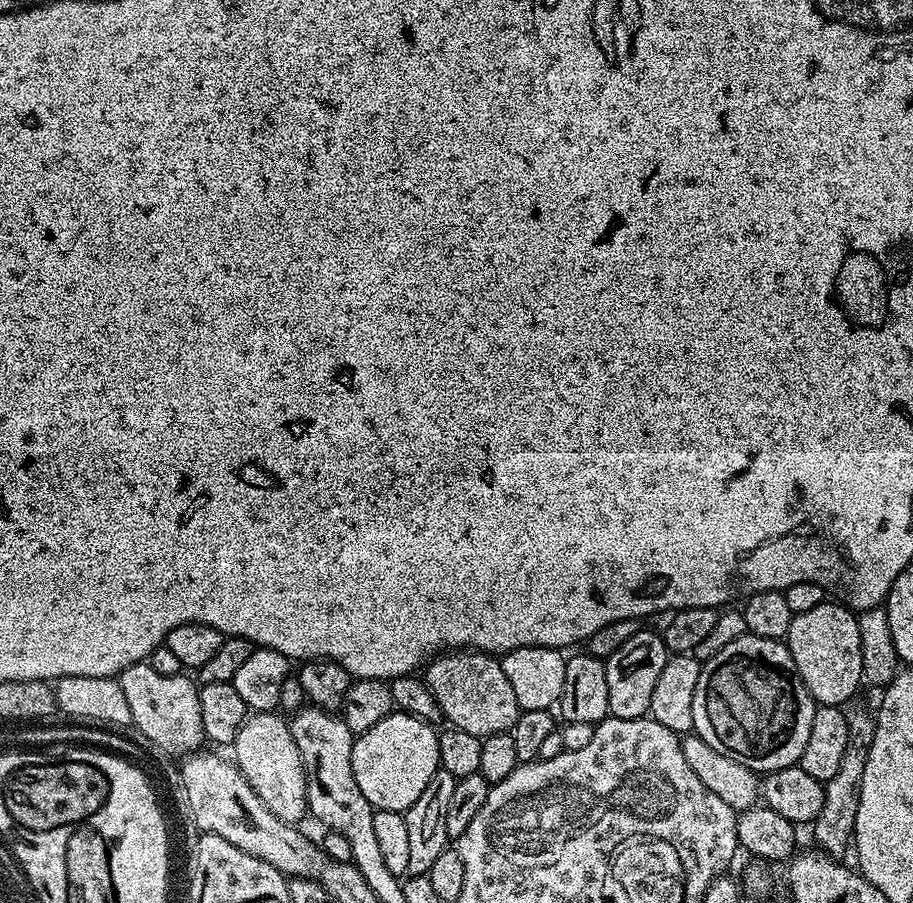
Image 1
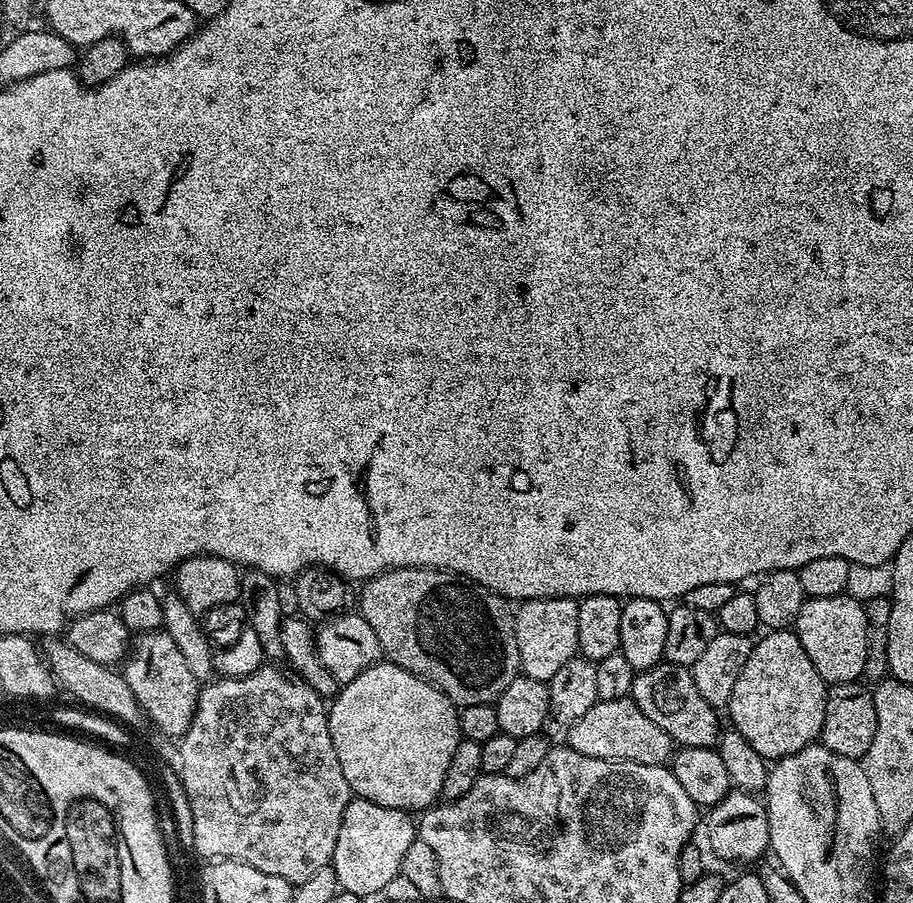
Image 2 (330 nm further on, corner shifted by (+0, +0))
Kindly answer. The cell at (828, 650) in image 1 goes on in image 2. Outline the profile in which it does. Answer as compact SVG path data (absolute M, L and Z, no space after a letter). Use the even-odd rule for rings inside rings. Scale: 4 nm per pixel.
M847 594L805 599L802 610L798 610L794 631L802 642L802 650L806 650L810 662L814 662L814 670L818 670L825 684L845 684L851 680L859 681L863 677L868 623L861 601Z

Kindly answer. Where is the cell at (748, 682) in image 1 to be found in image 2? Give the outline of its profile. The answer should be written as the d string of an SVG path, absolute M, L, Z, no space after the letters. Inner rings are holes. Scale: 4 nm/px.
M772 630L764 635L768 636L753 643L750 658L734 682L726 715L732 719L731 727L762 754L765 762L775 762L819 741L829 685L814 670L814 662L802 650L795 631Z

